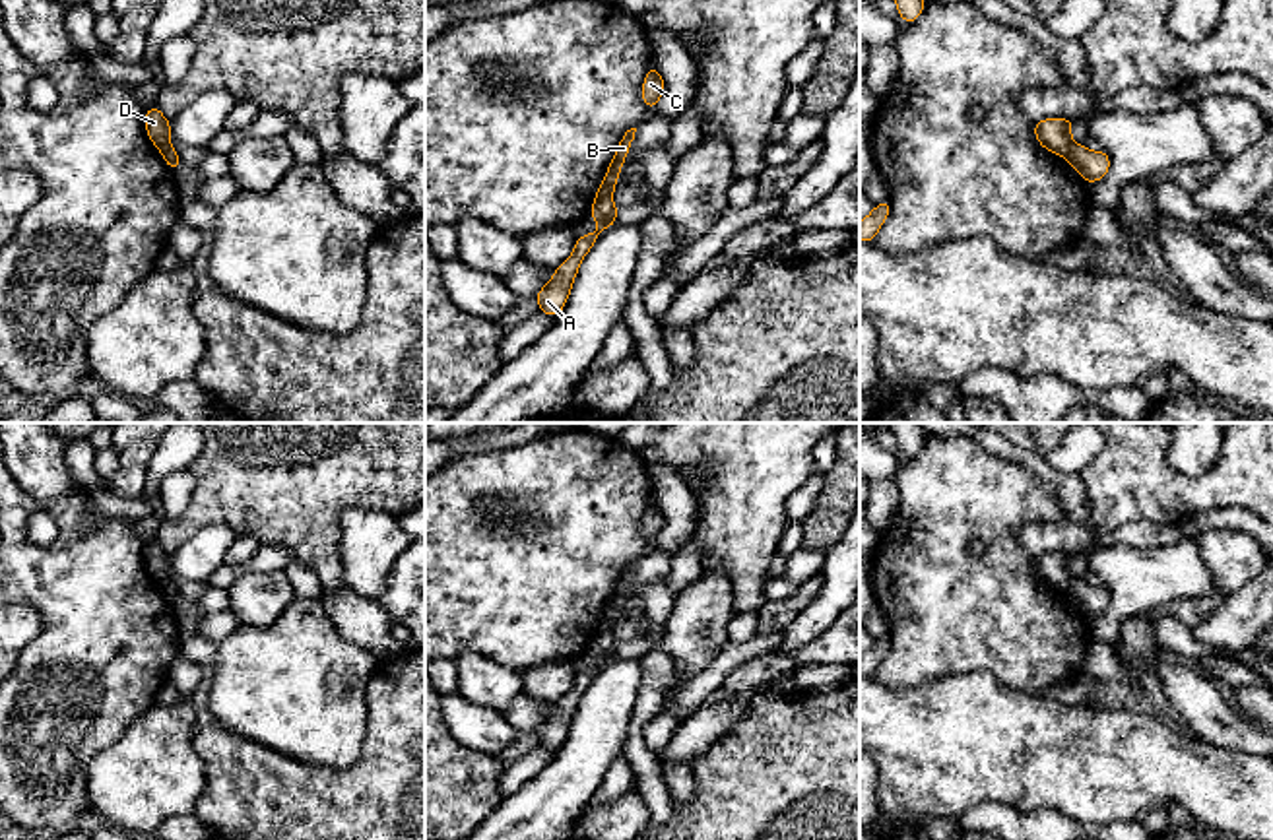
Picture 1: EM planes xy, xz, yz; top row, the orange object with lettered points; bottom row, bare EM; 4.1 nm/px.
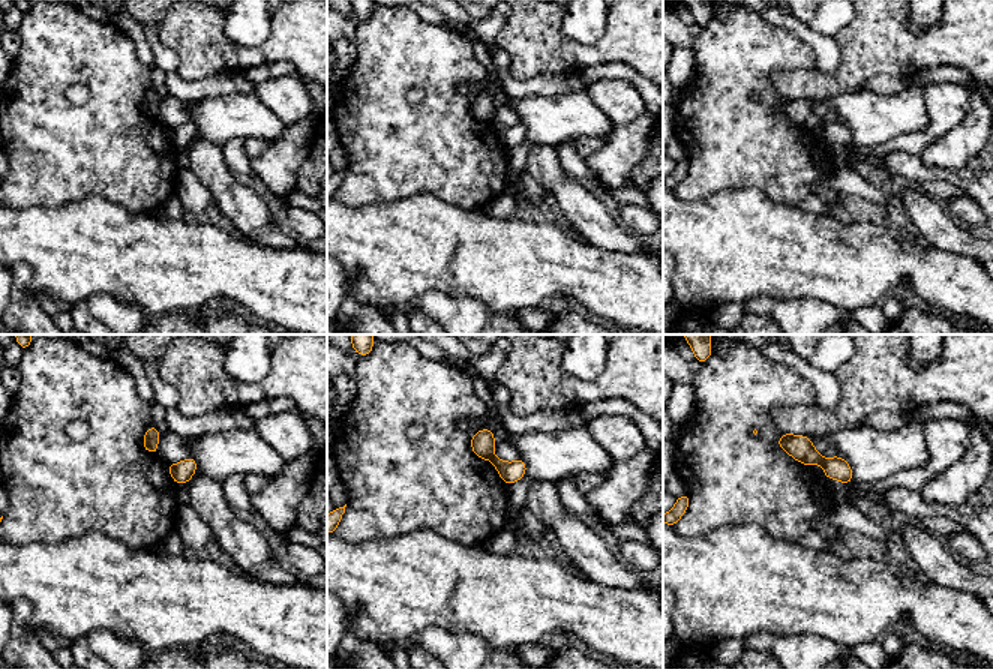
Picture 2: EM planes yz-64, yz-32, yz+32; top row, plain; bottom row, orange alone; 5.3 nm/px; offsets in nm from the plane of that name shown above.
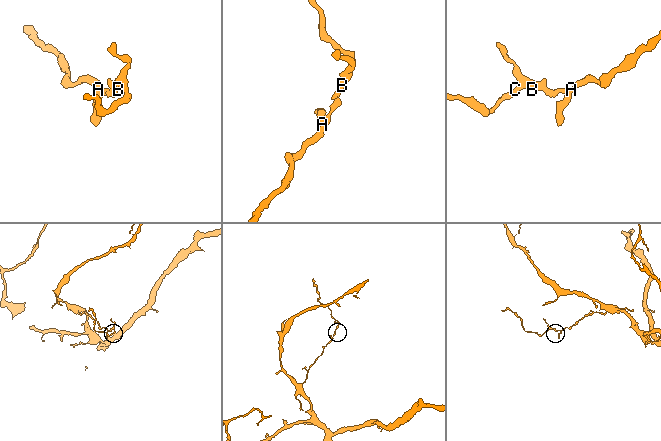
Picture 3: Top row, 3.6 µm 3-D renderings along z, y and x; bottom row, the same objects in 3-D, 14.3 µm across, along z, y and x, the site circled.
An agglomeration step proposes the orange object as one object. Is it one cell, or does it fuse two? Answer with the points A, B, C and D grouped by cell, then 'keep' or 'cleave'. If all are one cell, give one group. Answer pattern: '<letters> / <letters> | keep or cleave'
A / B C D | cleave

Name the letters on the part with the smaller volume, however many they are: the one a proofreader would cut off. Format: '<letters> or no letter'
B, C, D

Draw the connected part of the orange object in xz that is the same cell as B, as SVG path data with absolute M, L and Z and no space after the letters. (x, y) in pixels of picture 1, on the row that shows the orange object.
M631 128L631 130L627 130L623 134L623 138L621 138L621 142L619 142L619 145L615 149L615 155L613 155L609 167L607 167L607 173L605 173L605 177L604 177L598 192L596 192L596 198L607 198L607 196L611 196L615 192L619 171L621 171L621 167L623 167L623 163L627 159L629 147L631 147L631 144L635 140L635 132L636 132L636 128Z

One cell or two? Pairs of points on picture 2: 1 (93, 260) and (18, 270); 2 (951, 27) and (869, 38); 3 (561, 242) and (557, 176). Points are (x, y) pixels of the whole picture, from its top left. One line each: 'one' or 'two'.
1: two
2: one
3: two

